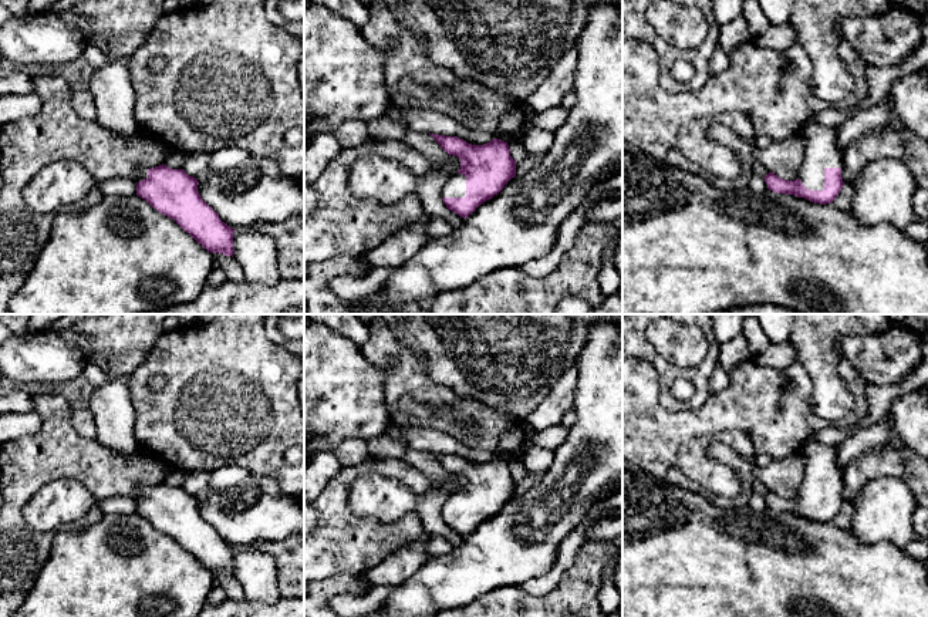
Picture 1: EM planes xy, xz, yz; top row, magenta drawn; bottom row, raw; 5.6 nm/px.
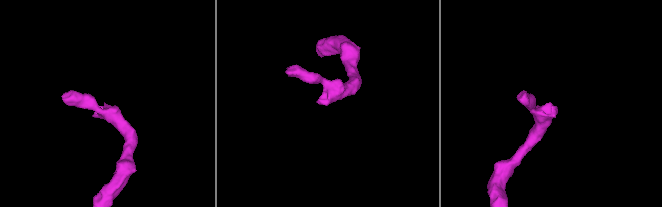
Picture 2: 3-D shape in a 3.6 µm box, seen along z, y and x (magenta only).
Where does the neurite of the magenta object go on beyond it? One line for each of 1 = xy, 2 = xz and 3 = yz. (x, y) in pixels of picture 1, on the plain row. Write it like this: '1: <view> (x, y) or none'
1: xy (142, 492)
2: xz (455, 505)
3: yz (822, 469)

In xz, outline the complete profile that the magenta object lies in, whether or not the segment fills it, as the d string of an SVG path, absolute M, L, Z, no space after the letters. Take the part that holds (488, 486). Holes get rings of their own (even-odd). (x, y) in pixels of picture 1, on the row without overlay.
M429 454L448 473L460 478L460 488L449 495L442 517L449 529L463 537L516 495L516 479L505 459L495 456L483 463L472 463L458 455Z

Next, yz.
M810 435L800 454L804 458L804 479L796 499L786 499L769 490L769 509L794 513L814 522L831 522L843 506L841 488L846 471L837 463L837 446L819 444Z

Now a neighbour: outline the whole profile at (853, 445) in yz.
M888 411L883 419L868 428L858 429L847 435L837 446L837 463L846 471L847 465L864 452L883 446L894 436L892 411Z

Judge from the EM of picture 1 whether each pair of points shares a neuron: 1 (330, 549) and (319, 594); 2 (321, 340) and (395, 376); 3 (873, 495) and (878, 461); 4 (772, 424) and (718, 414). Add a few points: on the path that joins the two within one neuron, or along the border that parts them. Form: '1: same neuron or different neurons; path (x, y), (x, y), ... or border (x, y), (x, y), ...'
1: different neurons; border (355, 573), (334, 573), (319, 580)
2: different neurons; border (361, 350), (368, 361), (385, 370), (385, 404)
3: different neurons; border (908, 486), (894, 476), (877, 476), (850, 501)
4: same neuron; path (759, 414), (731, 414)

